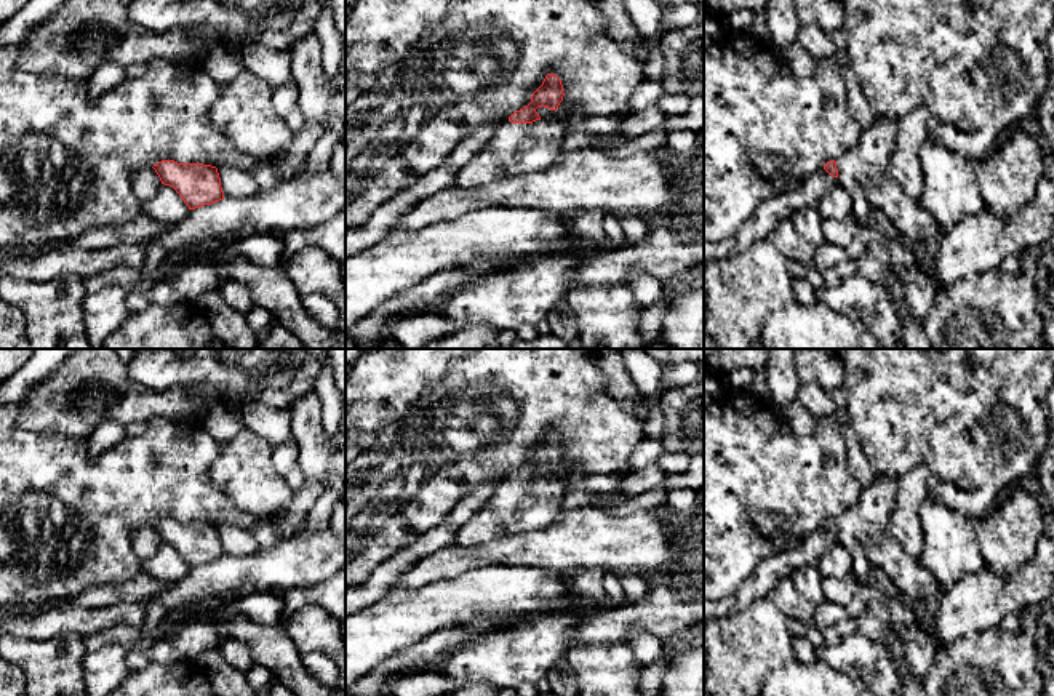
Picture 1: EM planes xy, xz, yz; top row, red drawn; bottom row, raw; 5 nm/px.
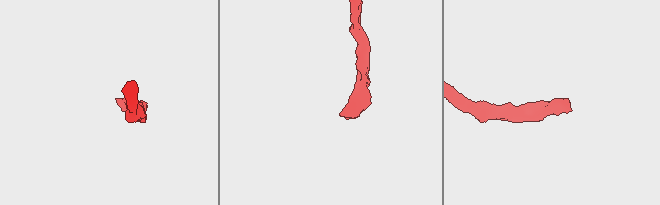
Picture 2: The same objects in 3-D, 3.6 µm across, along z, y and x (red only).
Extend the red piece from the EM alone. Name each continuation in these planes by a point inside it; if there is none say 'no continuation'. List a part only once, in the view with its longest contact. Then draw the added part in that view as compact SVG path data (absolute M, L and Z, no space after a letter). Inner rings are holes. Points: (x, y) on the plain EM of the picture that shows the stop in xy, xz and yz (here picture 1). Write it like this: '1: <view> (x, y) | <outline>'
1: xz (515, 508) | M502 480L493 498L457 530L454 544L472 547L542 530L561 514L565 491L563 480Z

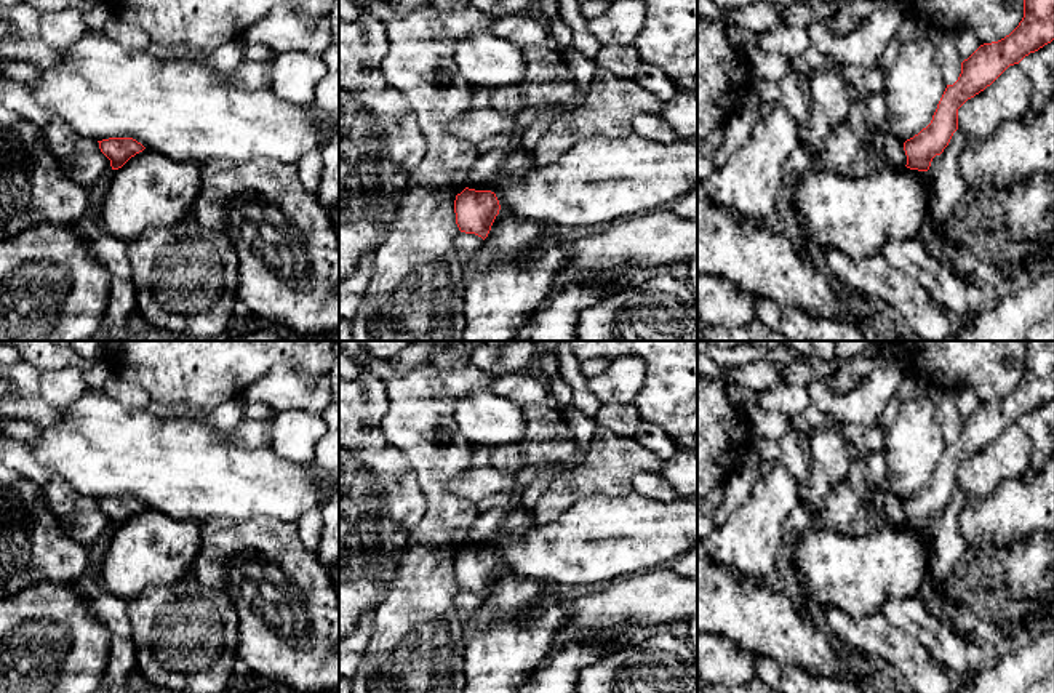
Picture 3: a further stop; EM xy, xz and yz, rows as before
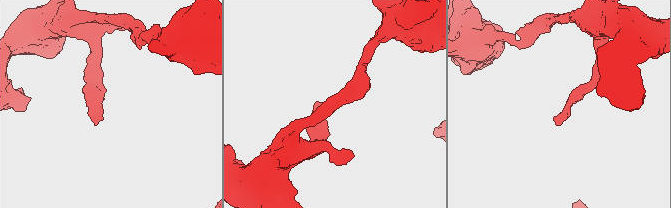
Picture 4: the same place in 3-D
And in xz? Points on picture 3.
no continuation

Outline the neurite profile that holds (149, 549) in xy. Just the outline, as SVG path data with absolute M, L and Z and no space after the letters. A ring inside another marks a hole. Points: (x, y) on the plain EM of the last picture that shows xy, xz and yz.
M147 507L112 531L112 541L101 562L101 576L106 591L126 602L152 586L170 586L190 575L202 547L200 522L178 520Z

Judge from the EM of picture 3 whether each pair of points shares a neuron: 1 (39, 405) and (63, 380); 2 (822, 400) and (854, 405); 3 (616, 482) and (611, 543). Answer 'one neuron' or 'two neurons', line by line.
1: two neurons
2: one neuron
3: two neurons

